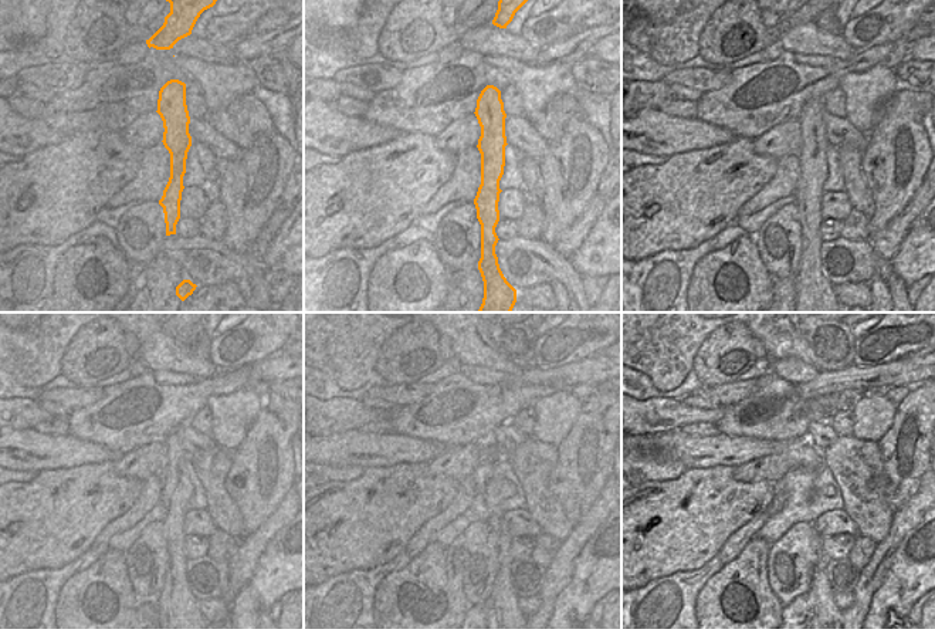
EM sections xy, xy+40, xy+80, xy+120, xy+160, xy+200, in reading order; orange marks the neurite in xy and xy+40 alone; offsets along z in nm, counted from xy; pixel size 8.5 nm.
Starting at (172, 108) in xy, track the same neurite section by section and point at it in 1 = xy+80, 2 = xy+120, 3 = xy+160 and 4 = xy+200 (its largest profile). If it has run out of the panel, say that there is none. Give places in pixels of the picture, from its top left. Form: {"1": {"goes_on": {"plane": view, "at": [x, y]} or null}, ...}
{"1": {"goes_on": {"plane": "xy+80", "at": [810, 283]}}, "2": {"goes_on": {"plane": "xy+120", "at": [175, 601]}}, "3": {"goes_on": {"plane": "xy+160", "at": [502, 601]}}, "4": {"goes_on": {"plane": "xy+200", "at": [825, 599]}}}

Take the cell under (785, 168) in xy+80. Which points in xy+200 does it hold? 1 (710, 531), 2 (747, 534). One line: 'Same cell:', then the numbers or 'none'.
Same cell: 2

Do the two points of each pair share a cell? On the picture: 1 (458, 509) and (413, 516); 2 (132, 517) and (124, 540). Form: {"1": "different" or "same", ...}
{"1": "different", "2": "different"}

